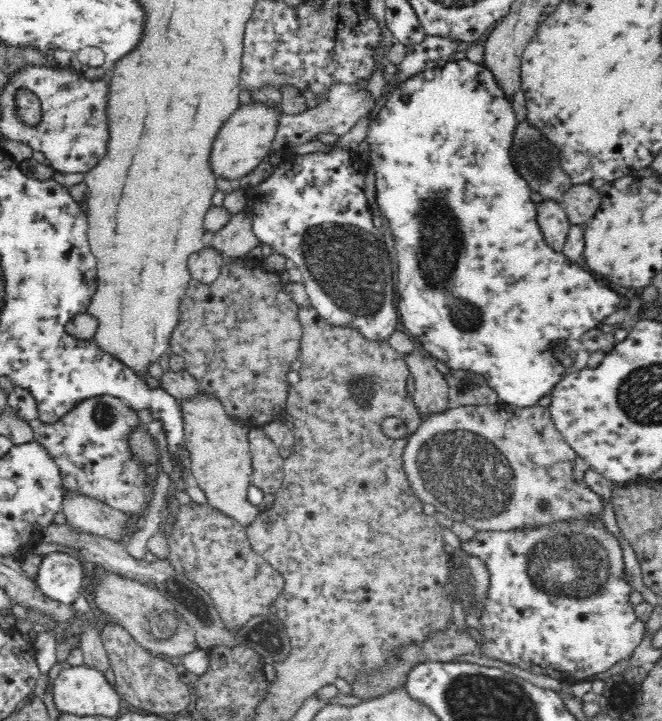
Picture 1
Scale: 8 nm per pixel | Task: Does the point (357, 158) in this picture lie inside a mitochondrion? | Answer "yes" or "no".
no

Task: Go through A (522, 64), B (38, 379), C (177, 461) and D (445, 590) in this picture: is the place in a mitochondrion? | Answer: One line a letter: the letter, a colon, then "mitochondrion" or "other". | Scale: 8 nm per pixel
A: other
B: other
C: other
D: mitochondrion

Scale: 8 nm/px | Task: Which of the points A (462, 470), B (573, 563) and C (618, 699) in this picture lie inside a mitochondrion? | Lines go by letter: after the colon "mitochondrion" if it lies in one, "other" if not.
A: mitochondrion
B: mitochondrion
C: mitochondrion

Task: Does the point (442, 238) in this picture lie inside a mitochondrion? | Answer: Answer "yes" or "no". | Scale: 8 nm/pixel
yes

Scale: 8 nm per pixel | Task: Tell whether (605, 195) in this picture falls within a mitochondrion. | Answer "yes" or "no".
no

